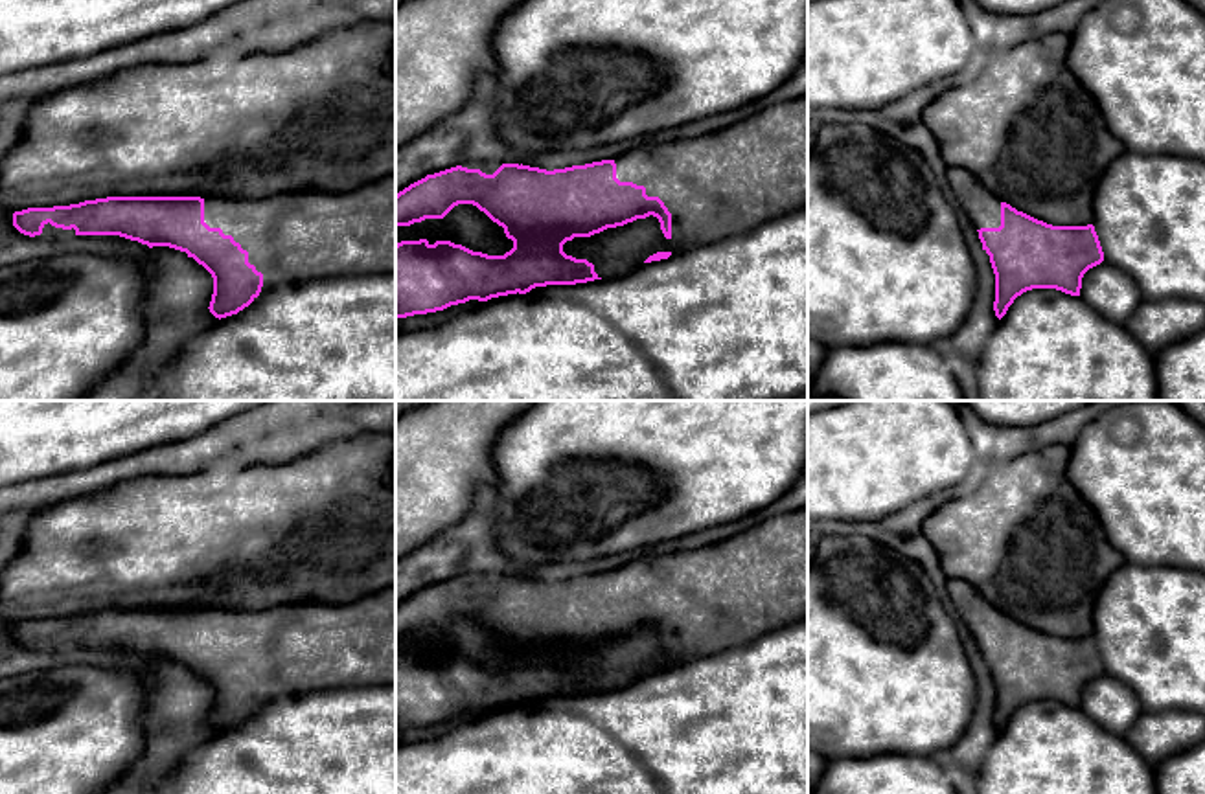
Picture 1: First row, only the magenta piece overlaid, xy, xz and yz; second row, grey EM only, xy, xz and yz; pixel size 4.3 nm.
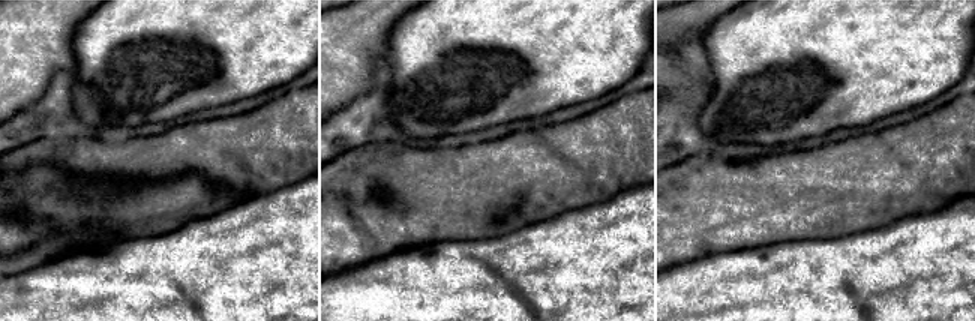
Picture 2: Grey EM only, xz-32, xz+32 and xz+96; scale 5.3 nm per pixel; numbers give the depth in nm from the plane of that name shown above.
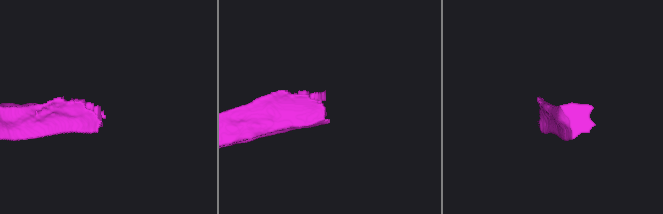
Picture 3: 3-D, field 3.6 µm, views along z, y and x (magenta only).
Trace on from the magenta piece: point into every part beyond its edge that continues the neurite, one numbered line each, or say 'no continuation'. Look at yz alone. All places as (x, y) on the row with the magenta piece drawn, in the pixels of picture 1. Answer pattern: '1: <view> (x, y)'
1: yz (983, 208)

